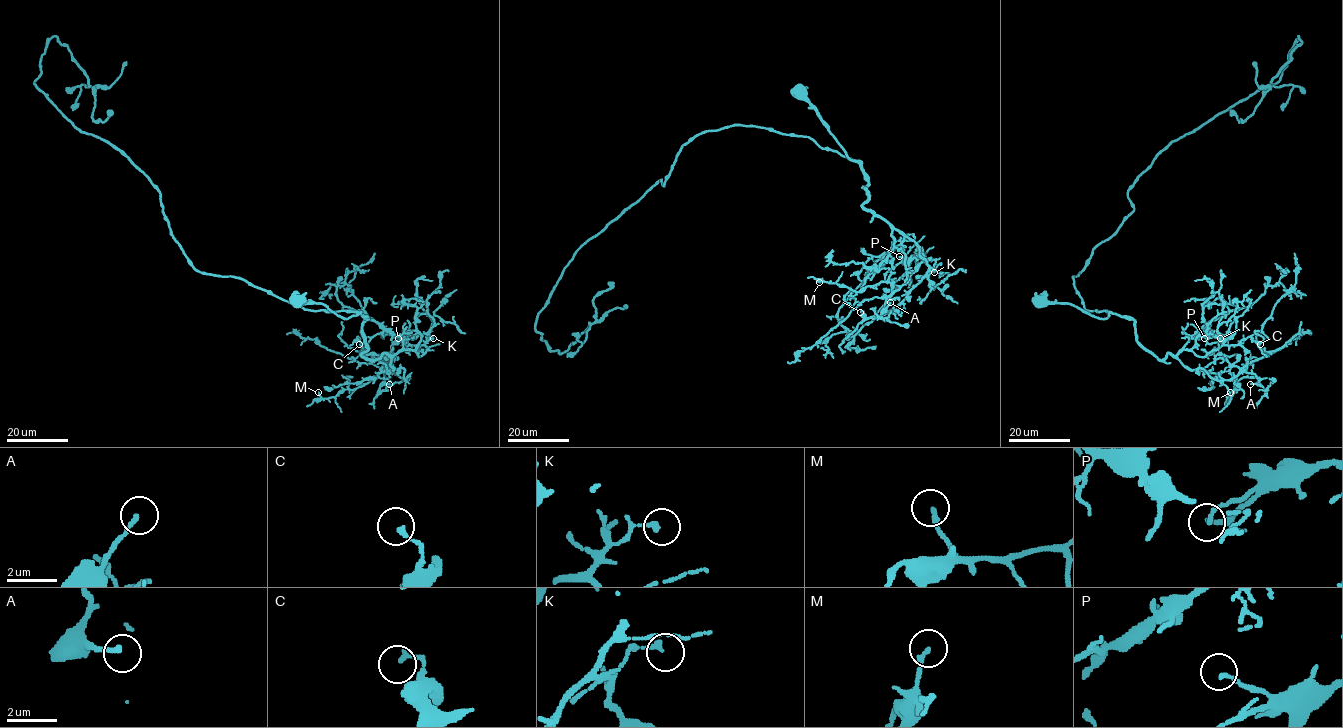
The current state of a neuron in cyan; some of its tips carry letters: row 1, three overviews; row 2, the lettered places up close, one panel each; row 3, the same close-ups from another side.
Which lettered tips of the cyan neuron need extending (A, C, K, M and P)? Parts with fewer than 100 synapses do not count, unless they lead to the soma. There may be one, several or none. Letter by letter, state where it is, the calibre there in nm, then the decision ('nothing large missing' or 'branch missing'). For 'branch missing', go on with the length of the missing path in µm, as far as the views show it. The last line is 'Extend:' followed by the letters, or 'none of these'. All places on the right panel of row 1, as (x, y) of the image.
A: place (1250, 384); calibre 170 nm; nothing large missing
C: place (1260, 344); calibre 180 nm; nothing large missing
K: place (1220, 338); calibre 200 nm; nothing large missing
M: place (1230, 392); calibre 190 nm; nothing large missing
P: place (1204, 338); calibre 160 nm; nothing large missing
Extend: none of these

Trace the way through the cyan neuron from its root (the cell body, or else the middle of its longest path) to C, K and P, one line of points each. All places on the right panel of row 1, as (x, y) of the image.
C: (1039, 300), (1100, 318), (1127, 316), (1158, 359), (1170, 353), (1218, 380), (1261, 358), (1260, 344)
K: (1039, 300), (1100, 318), (1127, 316), (1159, 359), (1183, 349), (1205, 356), (1220, 338)
P: (1039, 300), (1069, 303), (1100, 318), (1127, 316), (1136, 339), (1159, 359), (1190, 349), (1206, 331), (1204, 338)

